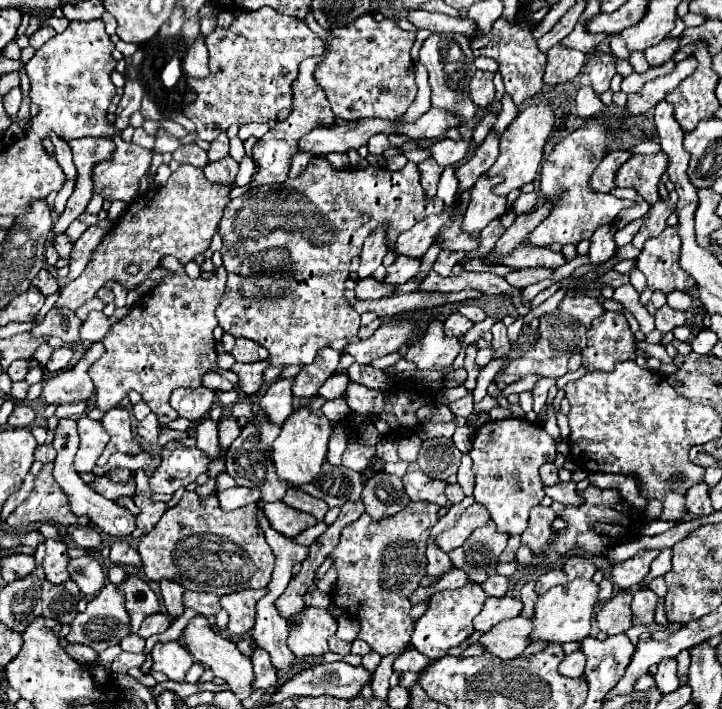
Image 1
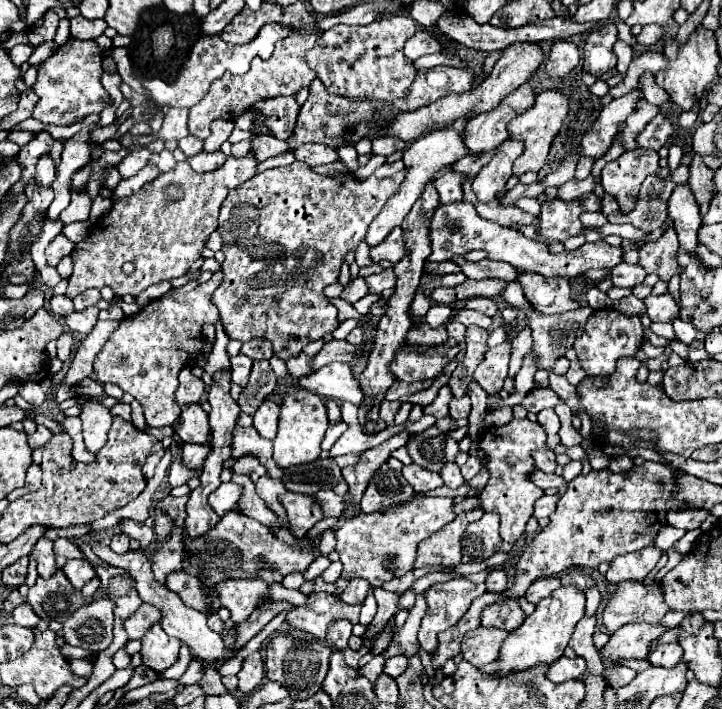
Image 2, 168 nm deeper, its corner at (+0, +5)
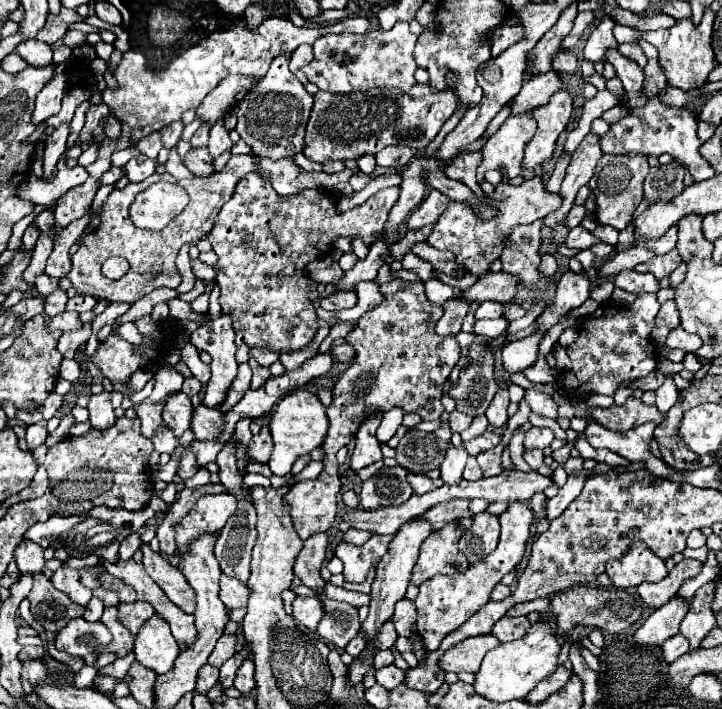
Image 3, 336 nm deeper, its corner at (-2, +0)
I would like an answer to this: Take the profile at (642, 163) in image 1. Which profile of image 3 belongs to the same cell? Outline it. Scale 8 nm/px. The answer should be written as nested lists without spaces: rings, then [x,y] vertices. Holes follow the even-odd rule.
[[[604,154],[598,160],[594,176],[588,182],[588,186],[596,198],[594,218],[598,224],[608,224],[620,232],[632,222],[634,210],[638,208],[638,204],[644,198],[642,184],[648,174],[648,168],[650,168],[648,160],[642,154]]]

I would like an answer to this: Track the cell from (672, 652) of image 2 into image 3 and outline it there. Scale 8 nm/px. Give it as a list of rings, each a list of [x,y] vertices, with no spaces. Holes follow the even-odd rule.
[[[674,634],[670,636],[664,644],[662,644],[662,652],[664,652],[664,660],[666,662],[674,662],[676,658],[680,658],[682,654],[686,654],[690,650],[688,638],[682,634]]]

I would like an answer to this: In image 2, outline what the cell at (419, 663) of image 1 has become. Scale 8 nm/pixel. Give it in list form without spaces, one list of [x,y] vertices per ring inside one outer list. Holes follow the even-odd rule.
[[[398,655],[398,657],[392,657],[392,659],[386,661],[386,665],[384,665],[384,673],[388,673],[390,677],[398,677],[400,673],[404,673],[406,667],[408,667],[408,657]]]

